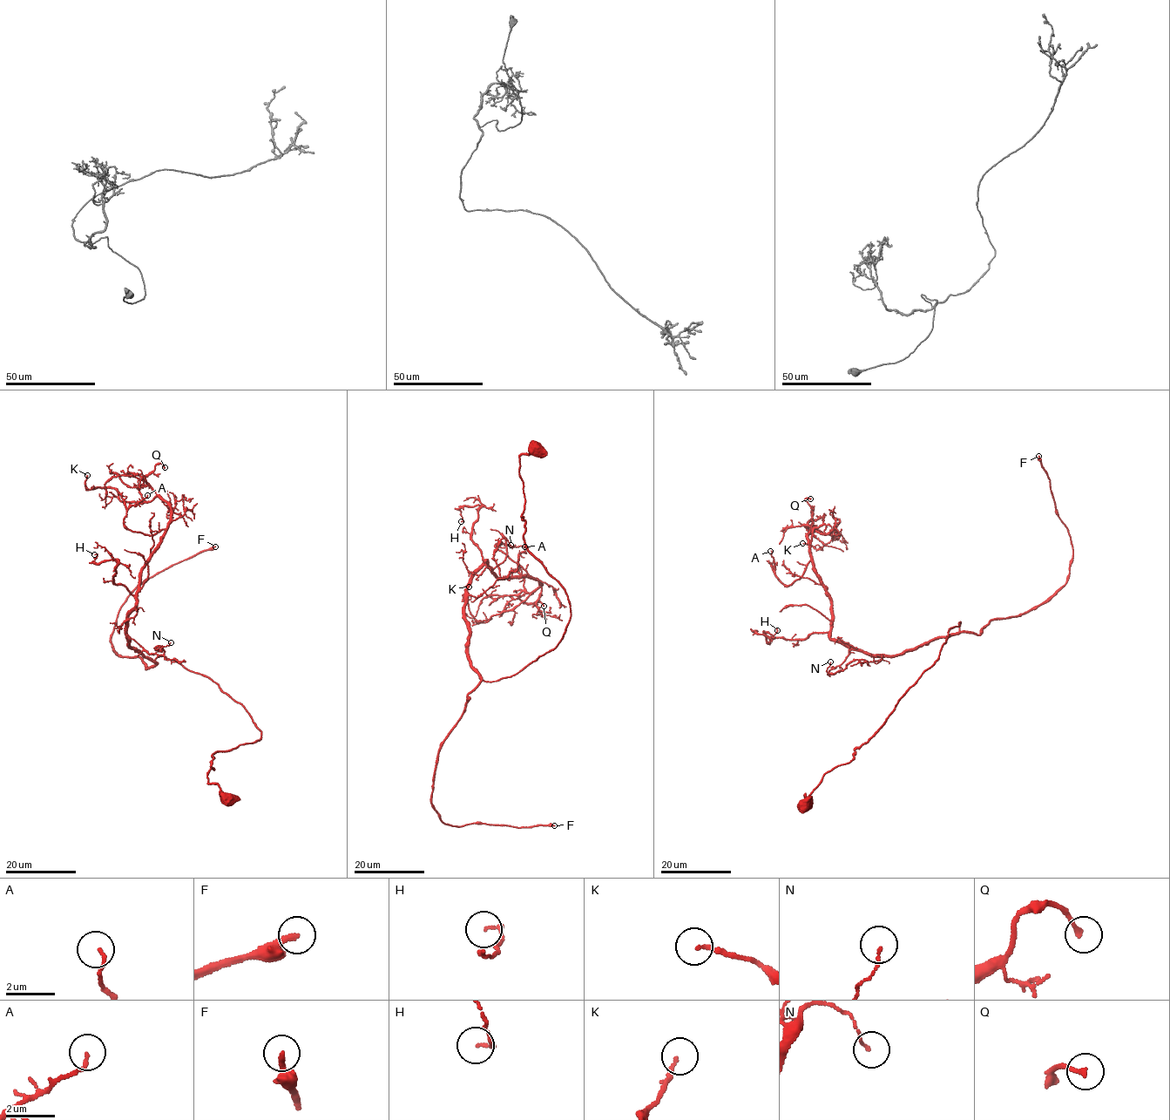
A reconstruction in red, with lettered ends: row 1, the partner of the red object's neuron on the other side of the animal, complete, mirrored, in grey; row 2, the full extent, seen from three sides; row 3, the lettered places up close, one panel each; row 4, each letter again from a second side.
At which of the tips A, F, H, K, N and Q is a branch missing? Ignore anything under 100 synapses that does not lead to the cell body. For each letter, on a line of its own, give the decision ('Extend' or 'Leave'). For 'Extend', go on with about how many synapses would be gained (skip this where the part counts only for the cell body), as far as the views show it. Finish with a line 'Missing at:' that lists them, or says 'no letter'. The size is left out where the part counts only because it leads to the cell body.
A: Leave
F: Extend. Roughly 200 synapses
H: Leave
K: Leave
N: Leave
Q: Leave
Missing at: F

